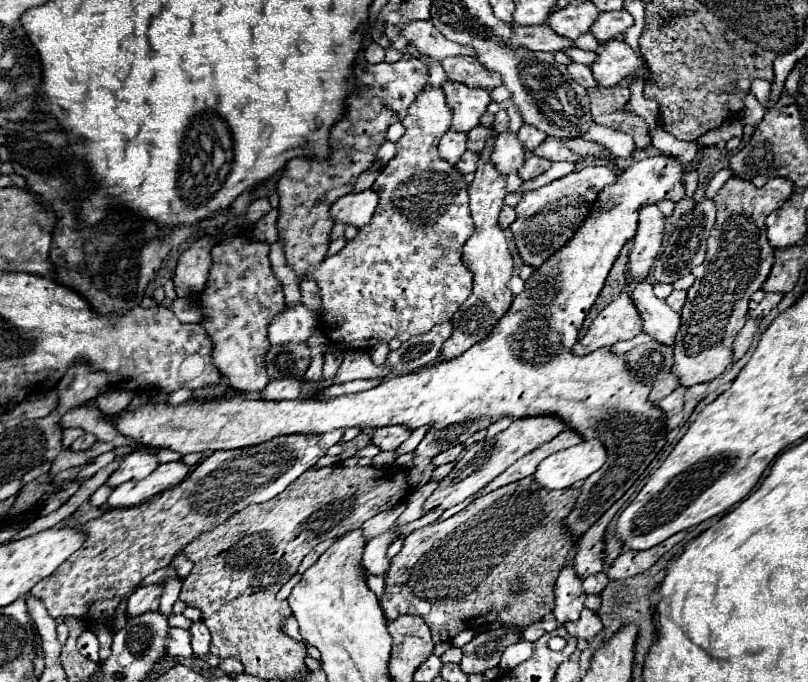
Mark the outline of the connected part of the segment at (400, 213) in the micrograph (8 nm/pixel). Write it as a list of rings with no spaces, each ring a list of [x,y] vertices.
[[[426,85],[410,103],[408,115],[402,123],[406,133],[396,143],[398,153],[386,163],[384,171],[372,185],[380,201],[370,225],[358,229],[356,237],[350,239],[342,251],[326,257],[322,263],[306,271],[306,279],[320,287],[320,331],[342,351],[368,351],[378,341],[408,341],[422,335],[434,325],[450,321],[472,293],[472,273],[462,263],[462,247],[474,233],[474,223],[468,209],[468,185],[462,173],[448,165],[438,153],[438,141],[452,123],[442,87]]]

